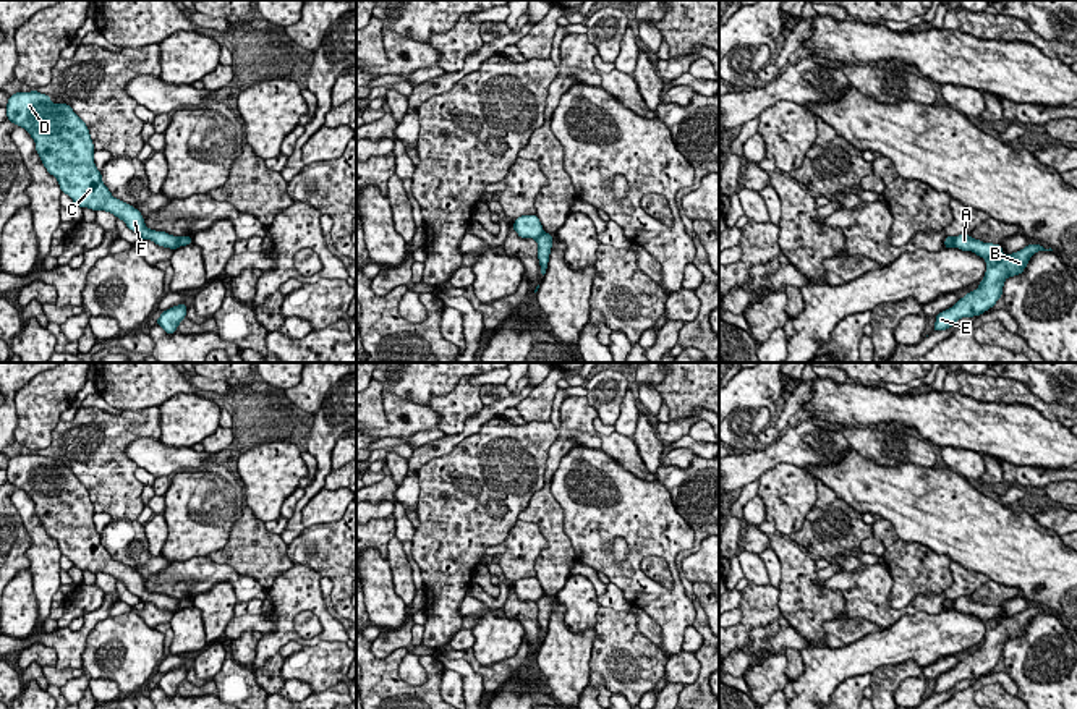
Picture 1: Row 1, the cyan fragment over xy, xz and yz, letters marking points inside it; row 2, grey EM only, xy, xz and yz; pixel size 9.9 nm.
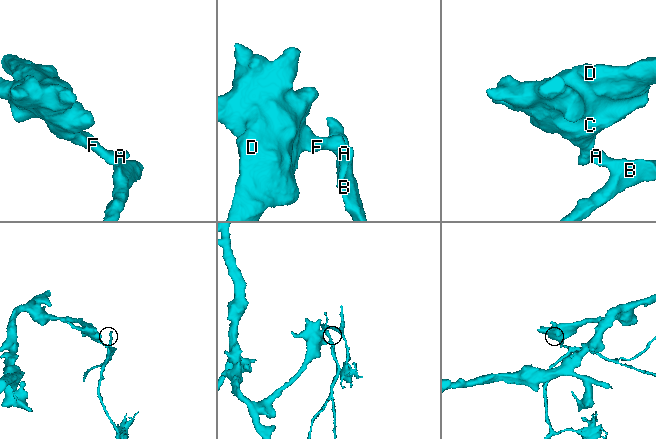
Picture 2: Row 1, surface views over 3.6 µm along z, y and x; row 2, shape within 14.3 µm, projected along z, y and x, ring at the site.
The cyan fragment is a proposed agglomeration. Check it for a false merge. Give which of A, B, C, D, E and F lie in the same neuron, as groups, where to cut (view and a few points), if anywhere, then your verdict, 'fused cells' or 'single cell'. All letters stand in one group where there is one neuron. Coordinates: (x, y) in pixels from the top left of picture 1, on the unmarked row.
A B E / C D F; cut in xz along (543, 594), (535, 601); fused cells

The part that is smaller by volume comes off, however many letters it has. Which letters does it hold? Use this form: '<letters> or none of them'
A, B, E

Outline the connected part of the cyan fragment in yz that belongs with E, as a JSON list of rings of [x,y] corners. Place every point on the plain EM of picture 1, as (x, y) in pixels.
[[[970,597],[956,599],[954,610],[972,613],[983,620],[986,635],[975,654],[967,656],[952,670],[934,678],[936,685],[933,694],[946,693],[962,680],[980,678],[993,670],[1003,659],[1003,649],[1007,639],[1022,636],[1035,615],[1053,613],[1051,610],[1045,612],[1041,607],[1028,607],[1017,615],[1004,617],[1001,607],[983,605]]]

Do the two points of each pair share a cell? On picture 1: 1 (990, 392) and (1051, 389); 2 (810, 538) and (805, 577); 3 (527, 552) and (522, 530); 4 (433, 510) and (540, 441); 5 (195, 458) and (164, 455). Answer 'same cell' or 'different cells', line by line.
1: different cells
2: different cells
3: same cell
4: same cell
5: same cell

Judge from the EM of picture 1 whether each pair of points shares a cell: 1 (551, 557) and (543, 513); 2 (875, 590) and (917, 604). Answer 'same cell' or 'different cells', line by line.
1: same cell
2: same cell

